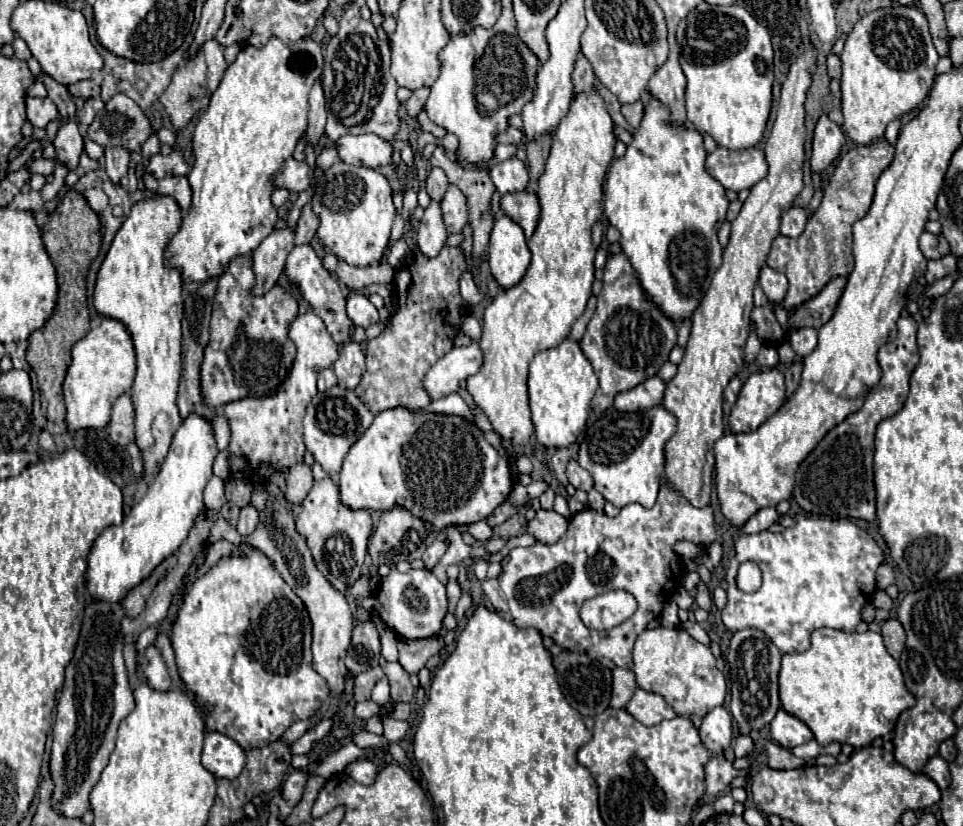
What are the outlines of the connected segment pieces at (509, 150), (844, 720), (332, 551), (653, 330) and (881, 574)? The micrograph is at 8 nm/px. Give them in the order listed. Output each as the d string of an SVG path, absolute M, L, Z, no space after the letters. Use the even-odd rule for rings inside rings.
M497 144L497 146L495 146L495 152L493 152L493 158L487 160L487 162L481 162L481 164L477 164L477 166L489 170L493 164L499 164L501 160L513 158L513 156L515 156L515 150L517 150L517 148L515 148L513 144Z
M819 628L817 632L813 632L811 648L807 652L783 656L779 672L779 696L781 706L789 714L809 724L815 740L821 746L839 742L839 744L851 744L853 748L863 748L871 744L877 736L889 734L895 728L899 714L915 704L915 696L905 688L899 662L893 656L889 656L883 644L883 636L871 630L863 634L859 632L847 634L831 628Z
M331 476L313 484L307 498L297 504L295 514L297 532L307 538L315 564L339 592L345 592L361 576L361 566L367 554L367 540L373 532L371 514L367 510L351 510L343 506L339 498L339 484Z
M625 254L609 256L603 272L603 290L597 296L597 310L581 340L581 348L599 378L599 390L591 402L595 414L609 410L615 394L631 390L649 376L655 376L677 342L675 324L645 298Z
M885 562L877 570L877 588L887 588L889 584L895 584L895 566Z

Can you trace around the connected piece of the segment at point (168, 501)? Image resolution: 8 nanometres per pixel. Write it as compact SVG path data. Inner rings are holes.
M191 414L177 428L169 452L161 464L159 474L151 480L145 498L141 498L131 512L123 518L123 524L109 526L91 546L85 586L93 600L109 600L121 604L125 592L139 584L187 538L193 520L203 508L203 488L213 476L211 466L217 456L215 434L211 422Z

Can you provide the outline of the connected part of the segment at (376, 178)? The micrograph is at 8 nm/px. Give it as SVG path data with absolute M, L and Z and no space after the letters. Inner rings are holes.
M345 162L333 164L319 178L311 196L311 206L321 218L317 236L331 254L353 266L369 266L381 260L391 236L395 206L391 200L391 186L379 170Z

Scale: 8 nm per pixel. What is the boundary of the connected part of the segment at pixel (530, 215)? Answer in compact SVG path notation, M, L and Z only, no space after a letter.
M531 188L525 192L505 194L501 198L501 210L523 228L527 238L535 232L539 222L539 200Z

